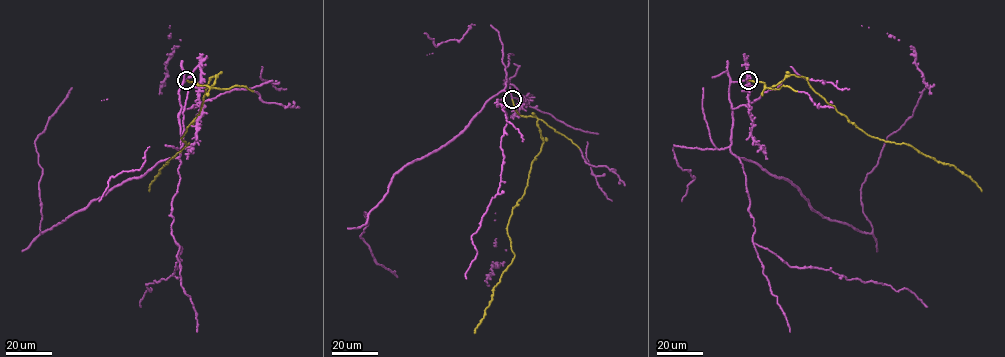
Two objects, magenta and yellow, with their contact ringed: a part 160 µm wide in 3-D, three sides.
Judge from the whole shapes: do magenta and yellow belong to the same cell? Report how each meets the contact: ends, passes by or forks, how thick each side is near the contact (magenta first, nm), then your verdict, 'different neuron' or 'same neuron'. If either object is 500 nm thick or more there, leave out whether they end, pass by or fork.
magenta passes by; yellow ends there; 240 nm thick on the magenta side, 190 nm on the other; same neuron

